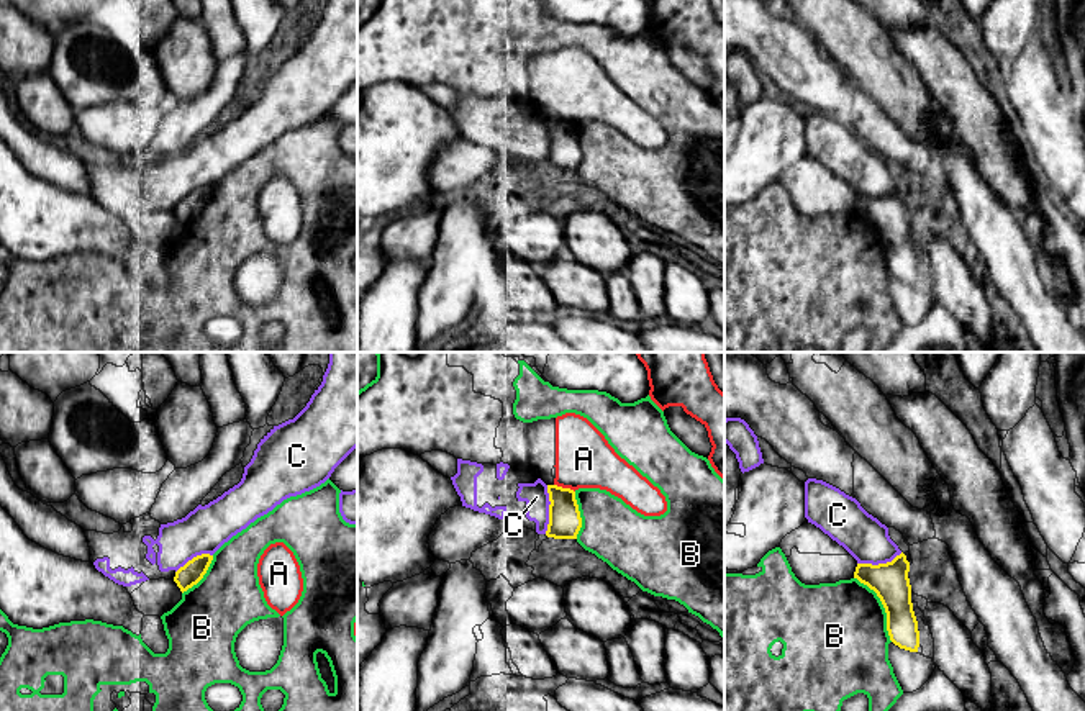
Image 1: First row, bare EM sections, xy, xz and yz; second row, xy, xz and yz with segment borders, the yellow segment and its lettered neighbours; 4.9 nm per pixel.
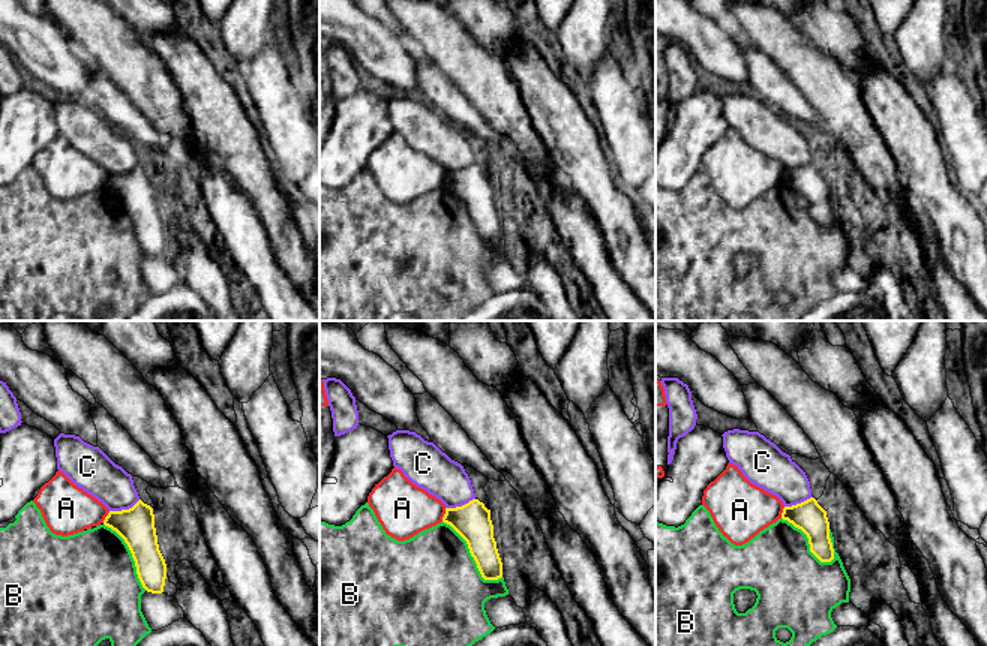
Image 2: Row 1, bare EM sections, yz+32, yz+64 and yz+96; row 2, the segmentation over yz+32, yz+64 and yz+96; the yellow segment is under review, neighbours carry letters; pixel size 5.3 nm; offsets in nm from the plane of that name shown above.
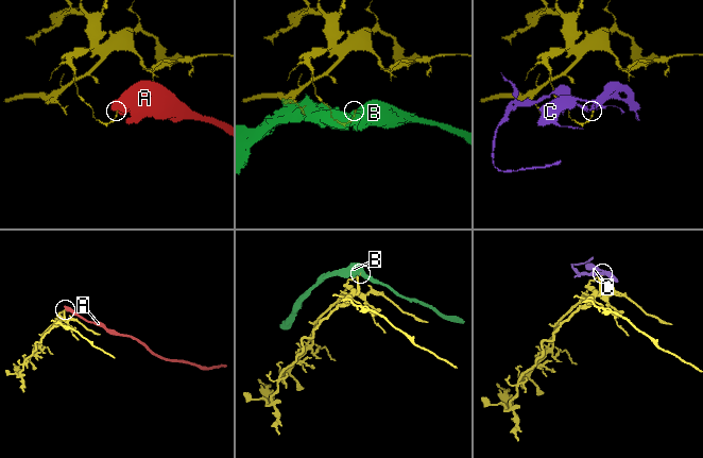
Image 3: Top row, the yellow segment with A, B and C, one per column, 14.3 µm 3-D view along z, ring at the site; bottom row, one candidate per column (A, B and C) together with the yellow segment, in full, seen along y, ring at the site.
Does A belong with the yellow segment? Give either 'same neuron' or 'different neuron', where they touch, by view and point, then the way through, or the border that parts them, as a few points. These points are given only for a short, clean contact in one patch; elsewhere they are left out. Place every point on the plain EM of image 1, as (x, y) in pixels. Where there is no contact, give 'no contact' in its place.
different neuron; contact xz (564, 122); border xz (554, 117), (574, 125)

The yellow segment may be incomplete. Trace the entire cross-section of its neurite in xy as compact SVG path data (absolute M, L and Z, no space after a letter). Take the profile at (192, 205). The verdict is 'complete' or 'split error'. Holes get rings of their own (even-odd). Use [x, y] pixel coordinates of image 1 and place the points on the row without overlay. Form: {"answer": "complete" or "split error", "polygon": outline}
{"answer": "complete", "polygon": "M202 187L188 193L184 200L180 200L175 205L174 215L177 216L182 226L197 218L203 211L211 193L213 188Z"}

